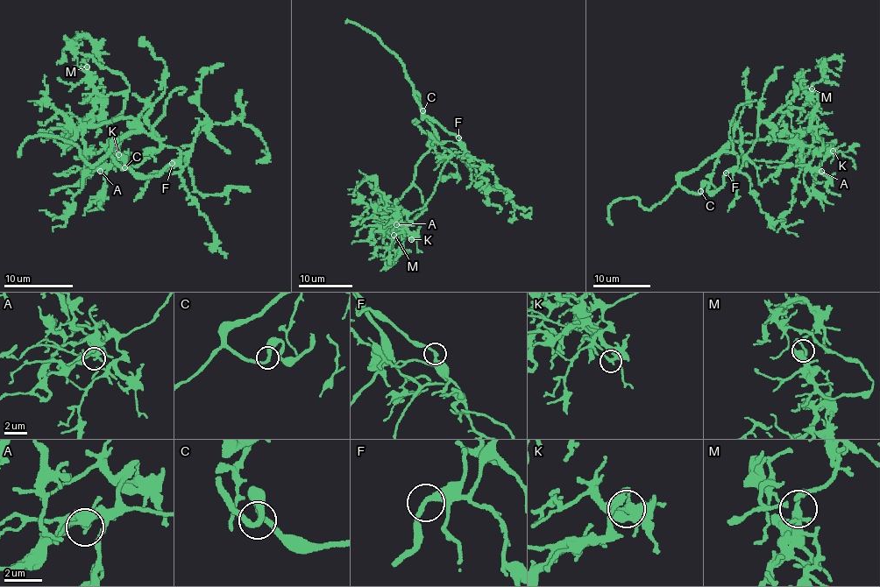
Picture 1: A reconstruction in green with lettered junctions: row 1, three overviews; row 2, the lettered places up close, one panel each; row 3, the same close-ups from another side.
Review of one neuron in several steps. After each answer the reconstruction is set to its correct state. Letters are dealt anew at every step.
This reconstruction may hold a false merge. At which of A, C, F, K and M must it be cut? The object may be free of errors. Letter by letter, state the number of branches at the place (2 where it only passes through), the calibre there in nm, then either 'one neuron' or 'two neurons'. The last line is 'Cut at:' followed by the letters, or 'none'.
A: branches 2; calibre 260 nm; one neuron
C: branches 2; calibre 320 nm; one neuron
F: branches 2; calibre 320 nm; one neuron
K: branches 2; calibre 300 nm; one neuron
M: branches 2; calibre 260 nm; one neuron
Cut at: none

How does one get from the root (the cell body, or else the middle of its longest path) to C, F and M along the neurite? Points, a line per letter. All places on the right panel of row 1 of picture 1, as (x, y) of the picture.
C: (727, 144), (680, 180), (680, 184), (690, 191), (700, 191)
F: (727, 144), (724, 150), (739, 157), (736, 166), (727, 172)
M: (727, 144), (732, 141), (749, 142), (765, 138), (787, 111), (793, 108), (805, 110), (804, 105), (812, 88)

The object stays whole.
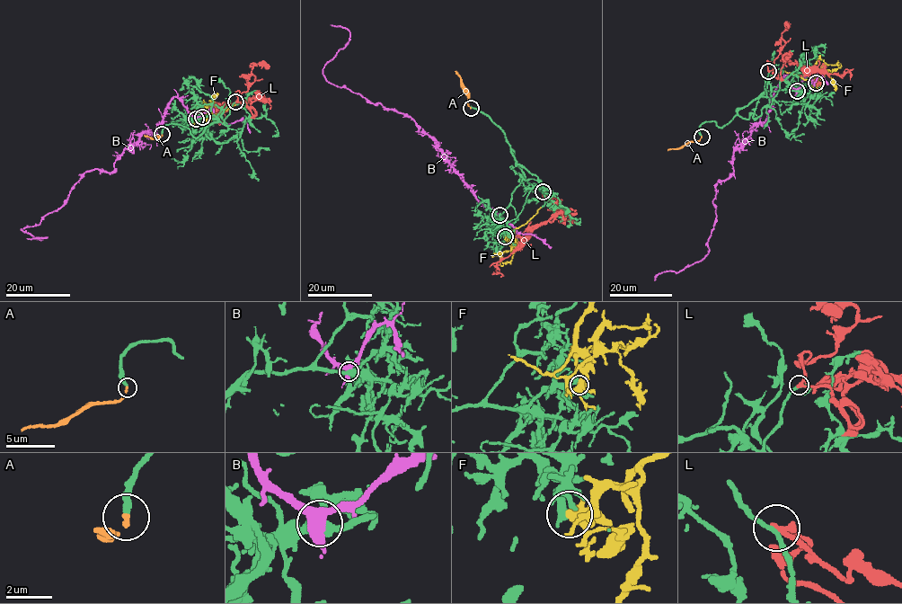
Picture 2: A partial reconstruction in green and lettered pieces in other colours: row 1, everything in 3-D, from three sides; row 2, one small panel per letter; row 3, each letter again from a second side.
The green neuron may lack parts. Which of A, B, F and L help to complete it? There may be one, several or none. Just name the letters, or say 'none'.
A, F

